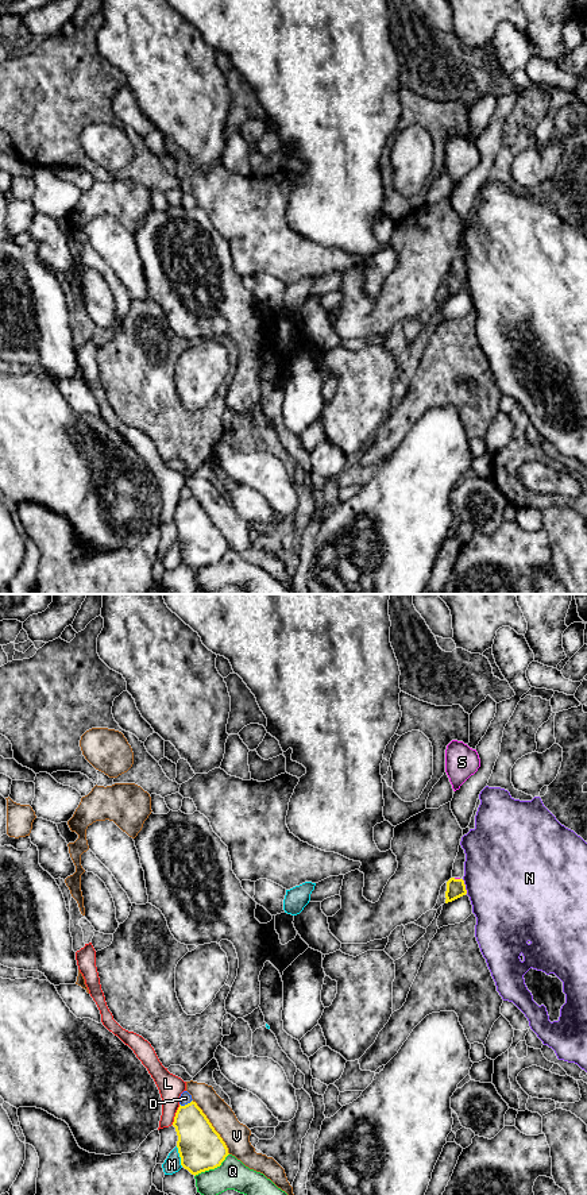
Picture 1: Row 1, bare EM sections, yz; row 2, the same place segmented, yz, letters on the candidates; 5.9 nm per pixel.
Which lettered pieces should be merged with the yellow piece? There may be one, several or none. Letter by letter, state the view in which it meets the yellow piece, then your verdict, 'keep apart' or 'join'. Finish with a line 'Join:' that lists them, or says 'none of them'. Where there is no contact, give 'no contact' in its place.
D: yz | keep apart
L: yz | keep apart
M: yz | keep apart
N: yz | keep apart
Q: yz | keep apart
S: yz | join
V: yz | keep apart
Join: S

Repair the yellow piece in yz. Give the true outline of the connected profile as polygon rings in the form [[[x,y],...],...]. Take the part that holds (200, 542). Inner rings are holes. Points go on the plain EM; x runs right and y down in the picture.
[[[196,497],[179,500],[173,521],[178,531],[181,560],[192,570],[220,562],[229,550],[225,537]]]

